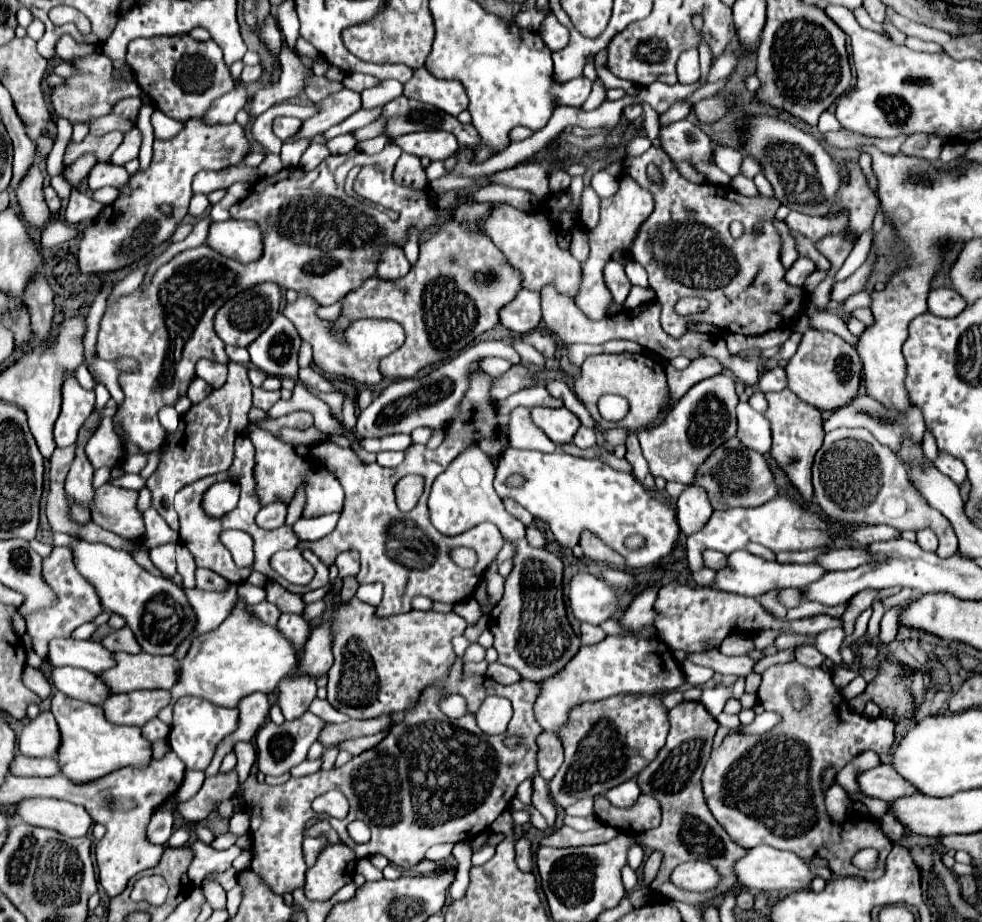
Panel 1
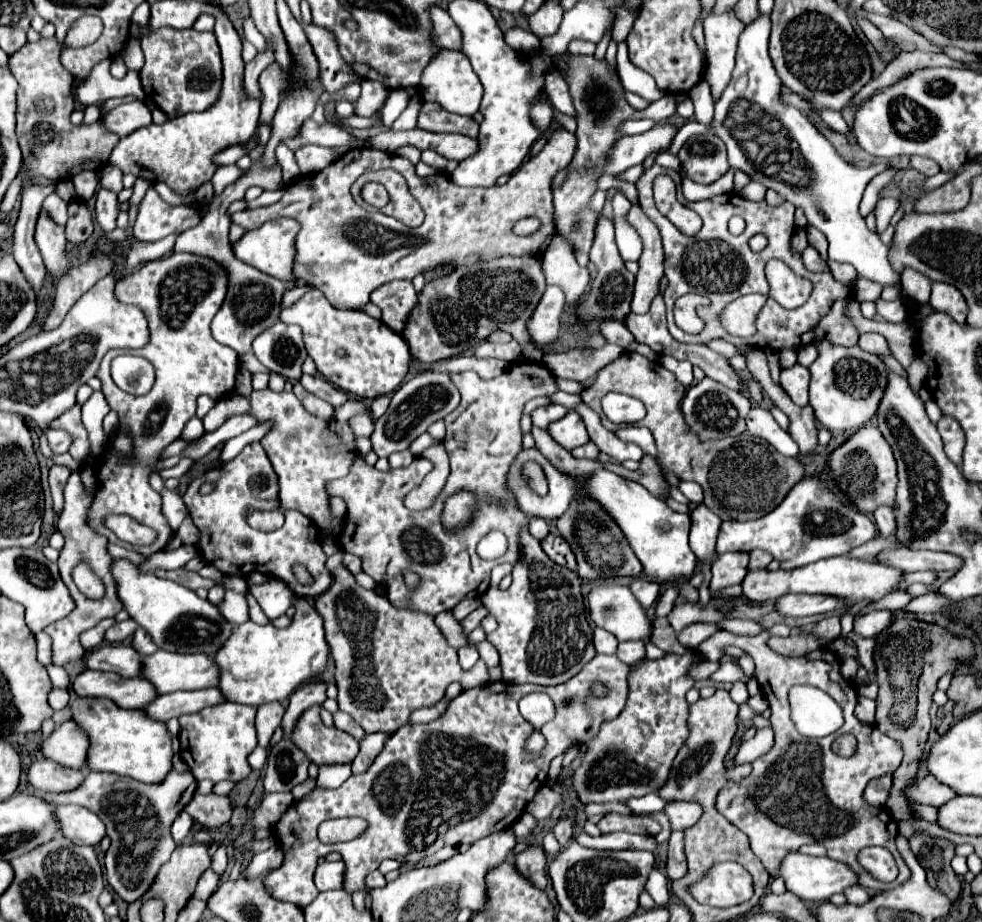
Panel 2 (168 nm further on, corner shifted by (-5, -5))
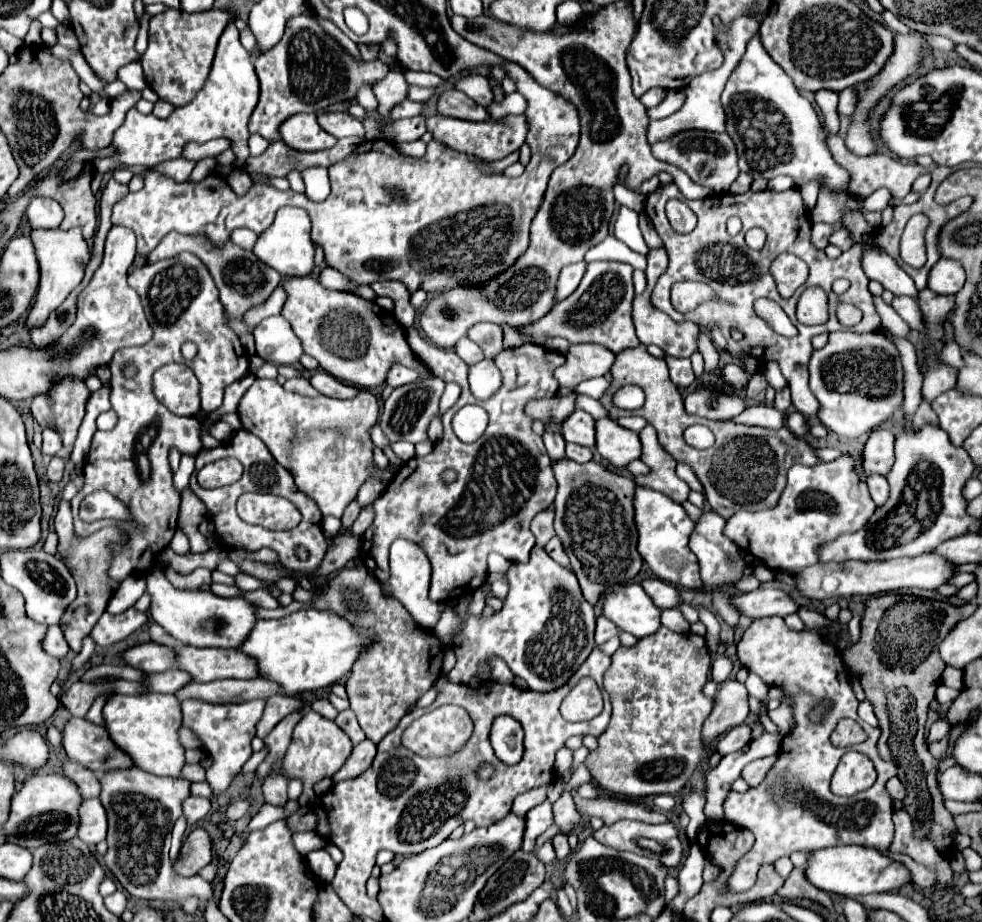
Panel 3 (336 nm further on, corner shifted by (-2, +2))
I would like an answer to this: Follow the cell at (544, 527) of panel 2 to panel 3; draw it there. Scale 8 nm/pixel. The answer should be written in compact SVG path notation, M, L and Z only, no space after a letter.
M550 508L542 510L534 516L534 520L530 524L530 530L536 536L536 546L544 548L548 544L548 540L556 536L552 522L554 522L554 510L550 510Z

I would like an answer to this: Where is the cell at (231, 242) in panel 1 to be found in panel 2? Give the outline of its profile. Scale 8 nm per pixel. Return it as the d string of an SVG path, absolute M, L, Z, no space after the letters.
M275 219L269 223L263 223L259 229L247 231L239 241L231 243L233 253L239 261L259 269L261 273L267 273L271 277L277 277L281 281L293 281L293 241L295 241L295 233L299 231L299 223L293 219Z

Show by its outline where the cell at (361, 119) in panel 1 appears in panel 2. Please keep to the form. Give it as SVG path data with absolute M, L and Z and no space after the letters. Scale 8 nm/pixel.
M403 89L391 91L391 95L389 95L389 111L383 109L383 123L391 125L401 115L401 111L407 107L407 101L409 101L409 95Z

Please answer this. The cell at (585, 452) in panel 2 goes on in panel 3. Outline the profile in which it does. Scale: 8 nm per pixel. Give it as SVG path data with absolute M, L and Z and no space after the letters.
M566 444L566 456L574 462L588 462L592 460L592 450L590 448L584 448L584 446L576 446L576 444Z

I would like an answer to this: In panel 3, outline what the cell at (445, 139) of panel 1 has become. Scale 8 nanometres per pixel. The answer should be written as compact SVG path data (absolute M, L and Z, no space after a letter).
M430 116L428 118L428 132L432 132L434 140L444 142L446 146L474 154L486 162L492 160L502 160L510 152L518 150L524 144L528 124L524 116L504 116L500 120L484 120L484 122L470 122L470 120L458 120L458 118L448 118L448 116Z

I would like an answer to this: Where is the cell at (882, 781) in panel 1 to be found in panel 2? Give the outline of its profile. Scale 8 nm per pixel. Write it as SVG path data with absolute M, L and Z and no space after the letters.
M929 775L915 777L915 781L911 781L911 785L907 785L907 789L903 789L903 795L911 803L933 805L933 807L939 807L955 797L955 793L949 787L941 785L935 777L929 777Z

